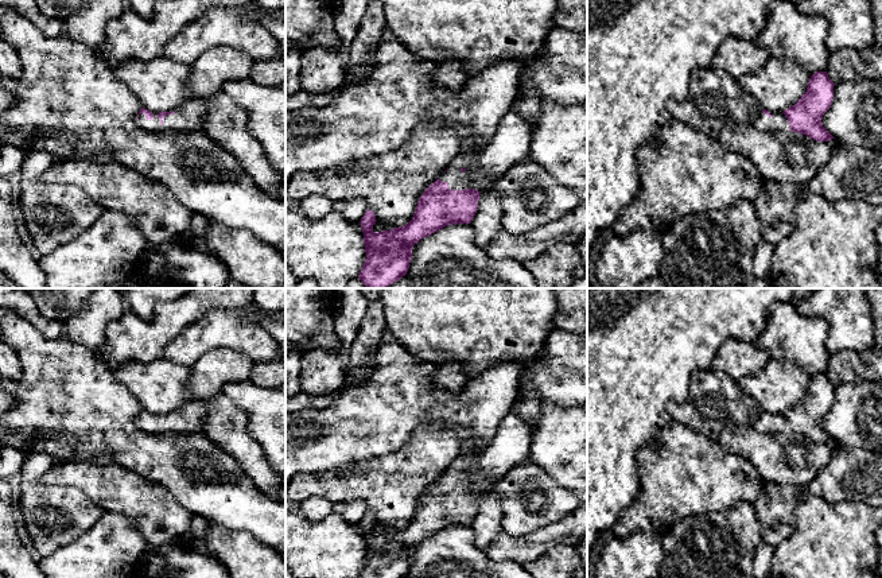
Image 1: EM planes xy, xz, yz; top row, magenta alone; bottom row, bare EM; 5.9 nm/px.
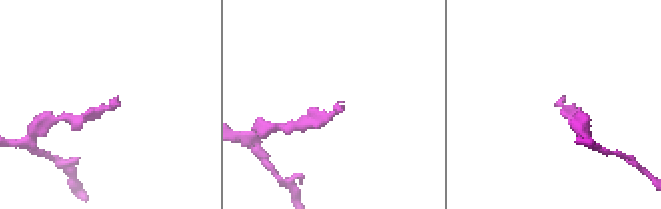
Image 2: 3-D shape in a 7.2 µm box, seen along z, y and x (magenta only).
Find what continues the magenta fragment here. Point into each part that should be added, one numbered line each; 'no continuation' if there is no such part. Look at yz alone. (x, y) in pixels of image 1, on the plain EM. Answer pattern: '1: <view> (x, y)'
1: yz (778, 425)

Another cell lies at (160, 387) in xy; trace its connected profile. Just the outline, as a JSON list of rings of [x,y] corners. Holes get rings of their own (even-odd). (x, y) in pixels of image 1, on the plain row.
[[[164,360],[131,361],[110,368],[110,372],[149,414],[170,414],[195,400],[187,391],[191,375],[187,365]]]

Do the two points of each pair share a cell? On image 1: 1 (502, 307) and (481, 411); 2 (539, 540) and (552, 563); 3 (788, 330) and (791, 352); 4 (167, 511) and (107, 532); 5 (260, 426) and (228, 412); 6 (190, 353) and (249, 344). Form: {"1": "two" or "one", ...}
{"1": "two", "2": "two", "3": "one", "4": "two", "5": "two", "6": "one"}

